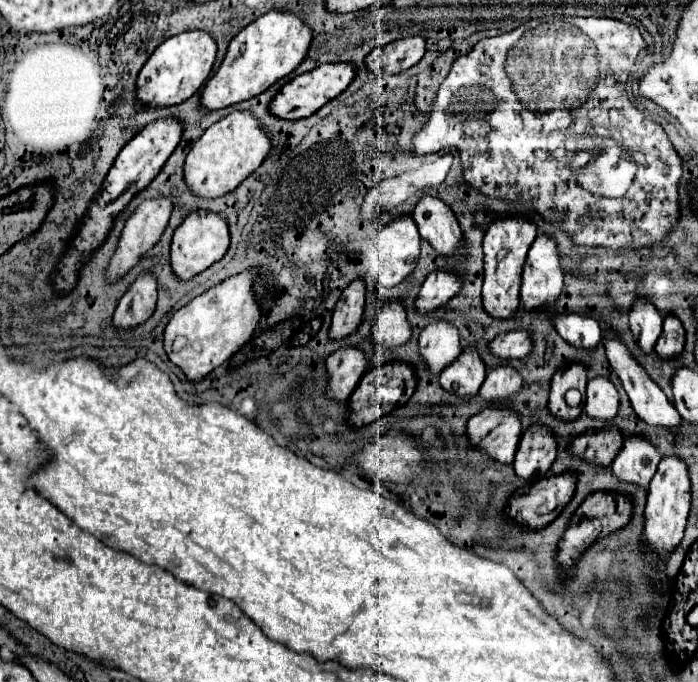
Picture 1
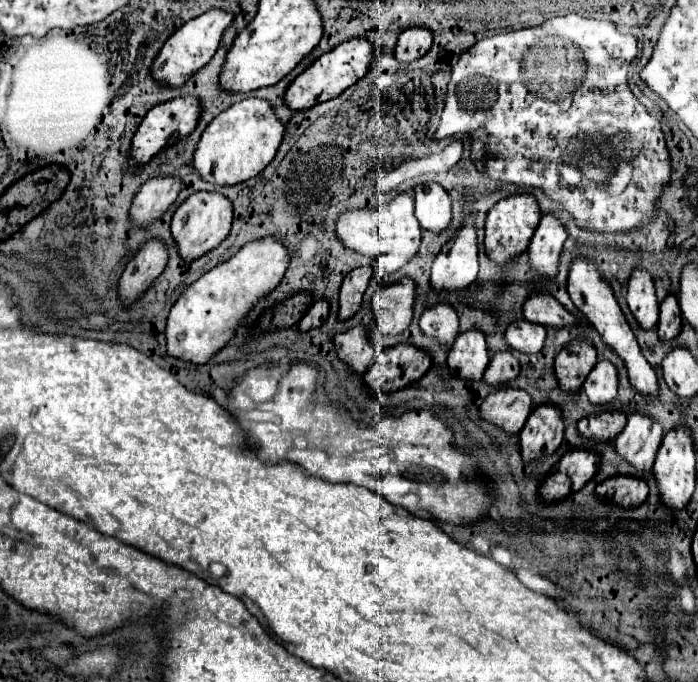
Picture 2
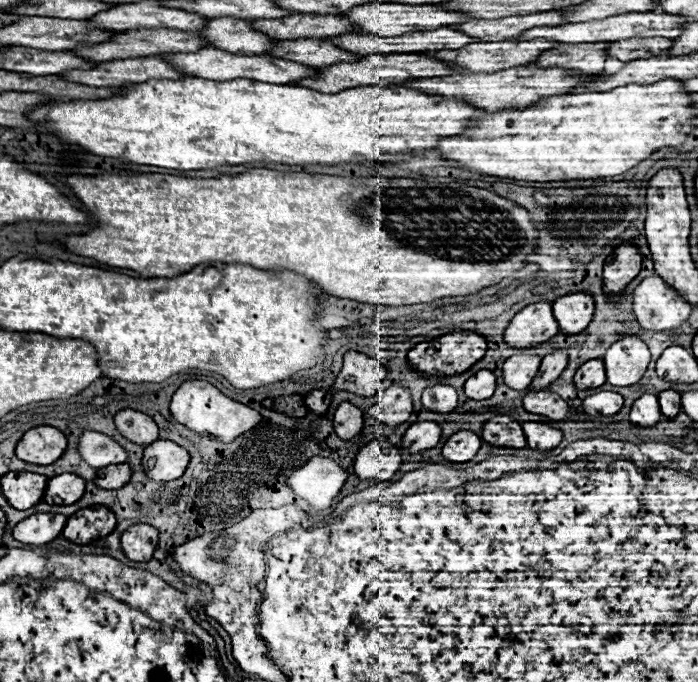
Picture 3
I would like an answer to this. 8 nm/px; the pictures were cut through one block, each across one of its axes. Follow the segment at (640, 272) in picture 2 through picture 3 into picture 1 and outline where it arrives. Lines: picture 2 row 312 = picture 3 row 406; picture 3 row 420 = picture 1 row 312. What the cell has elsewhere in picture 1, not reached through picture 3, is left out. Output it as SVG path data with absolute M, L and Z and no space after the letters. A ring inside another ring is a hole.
M634 306L630 310L630 330L642 352L650 354L662 334L662 314L652 306Z

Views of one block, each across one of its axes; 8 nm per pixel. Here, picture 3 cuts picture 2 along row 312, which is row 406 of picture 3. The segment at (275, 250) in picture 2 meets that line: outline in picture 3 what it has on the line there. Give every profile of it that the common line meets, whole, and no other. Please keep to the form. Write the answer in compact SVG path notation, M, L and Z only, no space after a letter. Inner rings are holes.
M188 380L174 392L172 402L170 402L170 414L176 422L184 424L188 430L192 430L200 436L216 438L220 442L236 440L238 436L242 436L244 432L254 428L262 418L256 410L230 400L218 388L214 388L212 384L202 382L202 380Z

